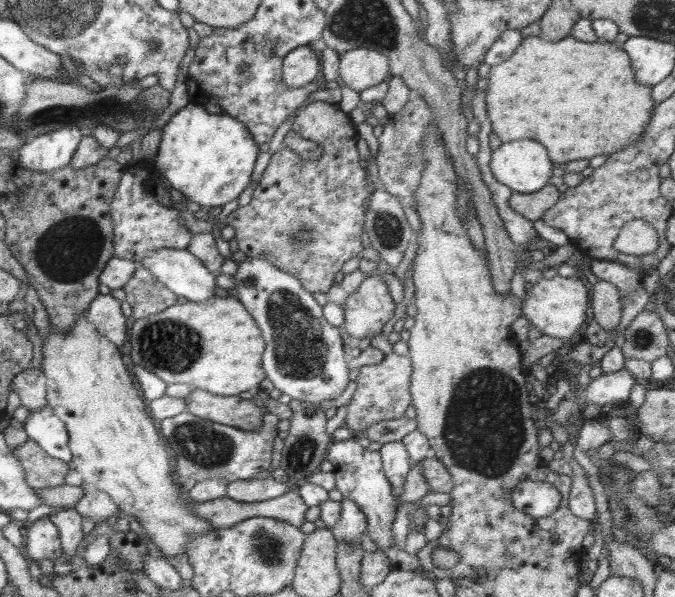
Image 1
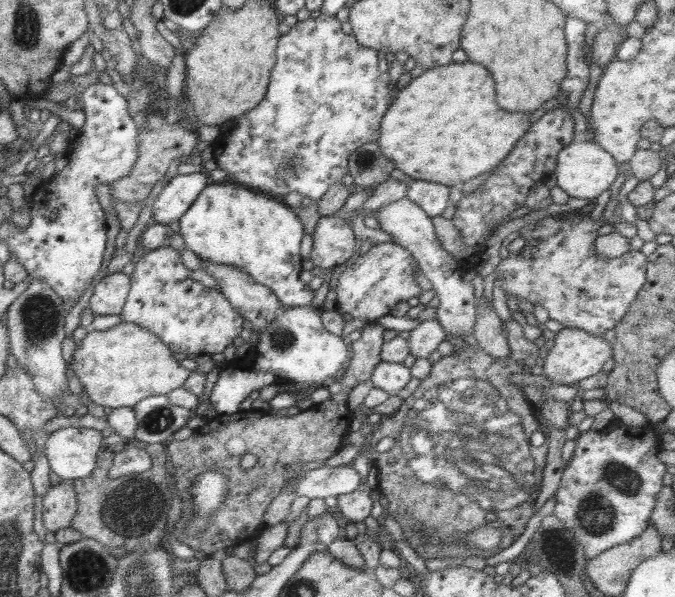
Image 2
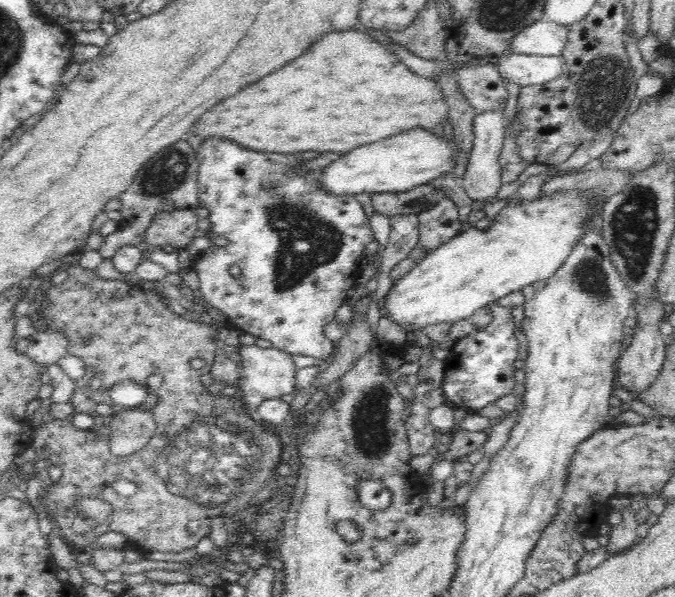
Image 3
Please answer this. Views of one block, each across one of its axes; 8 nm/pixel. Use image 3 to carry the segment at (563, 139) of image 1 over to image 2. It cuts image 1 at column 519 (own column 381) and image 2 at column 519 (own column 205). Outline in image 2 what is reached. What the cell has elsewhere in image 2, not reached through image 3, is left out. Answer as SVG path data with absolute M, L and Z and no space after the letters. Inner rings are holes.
M472 62L425 70L402 88L380 124L378 146L382 154L411 180L438 182L446 186L476 178L510 154L528 130L526 114L510 114L494 102L490 72Z

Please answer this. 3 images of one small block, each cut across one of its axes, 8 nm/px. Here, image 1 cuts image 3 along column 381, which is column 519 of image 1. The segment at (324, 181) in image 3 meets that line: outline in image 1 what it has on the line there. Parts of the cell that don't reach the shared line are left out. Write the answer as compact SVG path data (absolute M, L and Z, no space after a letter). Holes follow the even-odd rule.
M534 140L502 143L491 152L490 171L513 192L530 194L548 184L552 161L546 148Z

